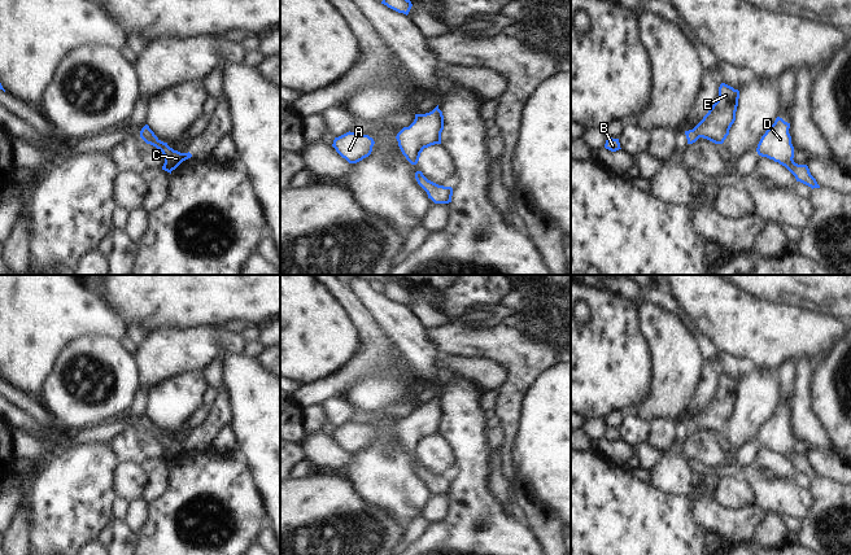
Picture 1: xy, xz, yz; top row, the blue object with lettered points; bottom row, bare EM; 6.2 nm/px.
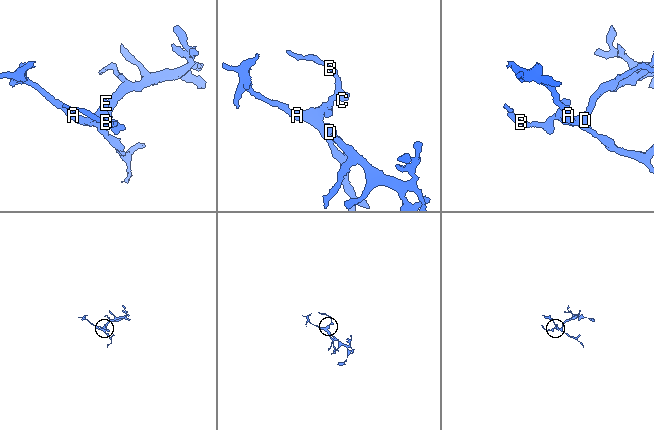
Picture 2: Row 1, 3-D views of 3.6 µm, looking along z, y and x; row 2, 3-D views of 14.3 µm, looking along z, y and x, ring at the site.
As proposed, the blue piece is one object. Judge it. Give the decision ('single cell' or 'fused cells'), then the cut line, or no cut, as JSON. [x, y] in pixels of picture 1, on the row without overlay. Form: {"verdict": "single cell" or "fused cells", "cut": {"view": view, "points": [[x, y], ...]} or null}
{"verdict": "single cell", "cut": null}

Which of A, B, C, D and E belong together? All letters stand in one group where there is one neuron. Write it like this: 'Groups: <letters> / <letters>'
Groups: A B C D E.

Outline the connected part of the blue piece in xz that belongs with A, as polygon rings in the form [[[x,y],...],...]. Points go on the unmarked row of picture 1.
[[[349,421],[335,428],[332,437],[349,454],[357,454],[371,445],[374,434],[368,425]]]

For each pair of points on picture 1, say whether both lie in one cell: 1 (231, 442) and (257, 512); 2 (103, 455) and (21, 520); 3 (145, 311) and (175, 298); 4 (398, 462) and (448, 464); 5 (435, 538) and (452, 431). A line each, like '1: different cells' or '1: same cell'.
1: different cells
2: different cells
3: same cell
4: different cells
5: same cell

